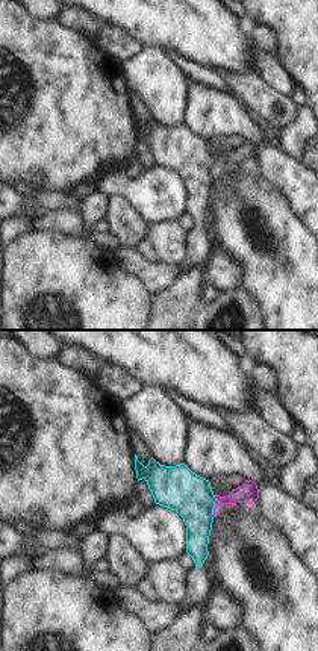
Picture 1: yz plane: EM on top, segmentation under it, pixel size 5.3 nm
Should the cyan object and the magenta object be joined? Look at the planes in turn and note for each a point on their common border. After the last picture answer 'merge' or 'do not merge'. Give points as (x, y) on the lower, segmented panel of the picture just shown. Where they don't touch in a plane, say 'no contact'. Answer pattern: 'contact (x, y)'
contact (214, 507)

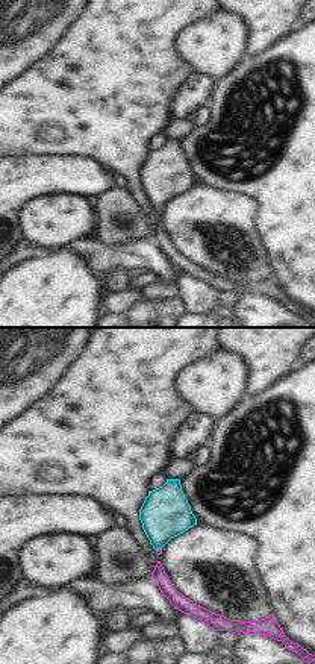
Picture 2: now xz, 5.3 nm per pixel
contact (158, 549)

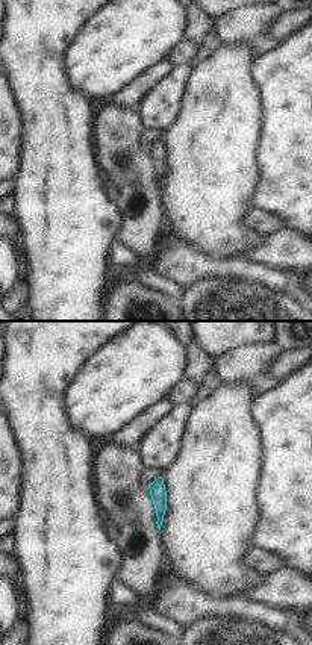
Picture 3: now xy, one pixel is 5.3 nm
no contact

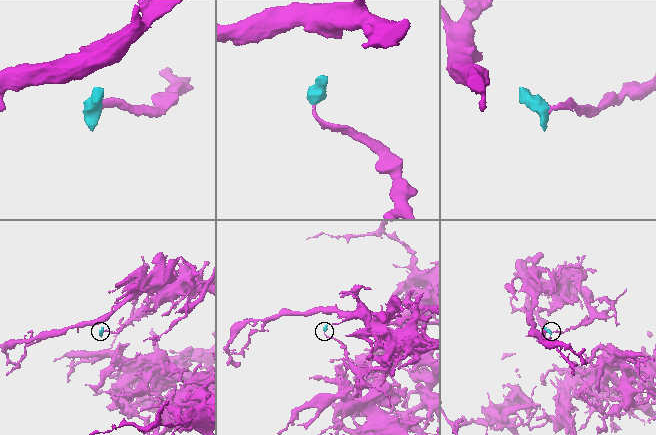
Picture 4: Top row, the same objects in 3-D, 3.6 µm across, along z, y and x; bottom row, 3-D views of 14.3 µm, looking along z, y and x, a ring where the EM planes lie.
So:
merge

